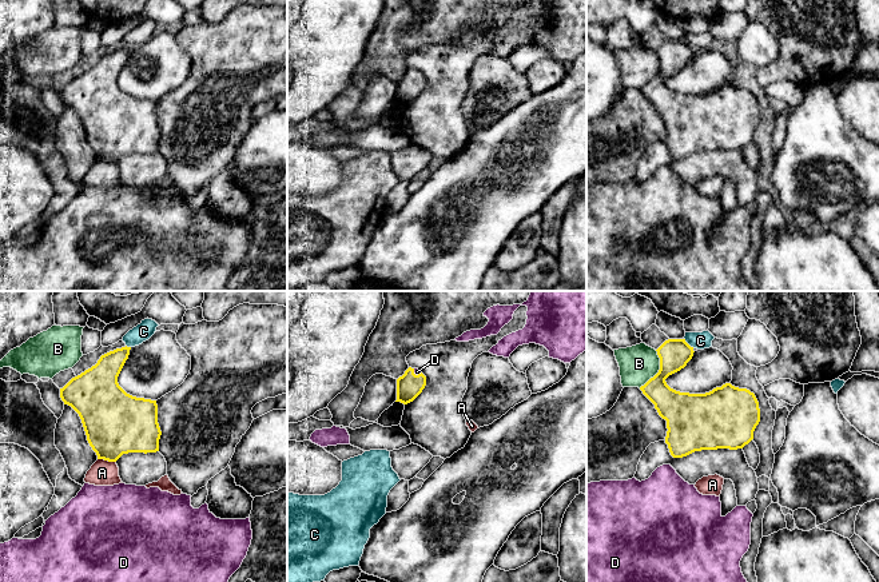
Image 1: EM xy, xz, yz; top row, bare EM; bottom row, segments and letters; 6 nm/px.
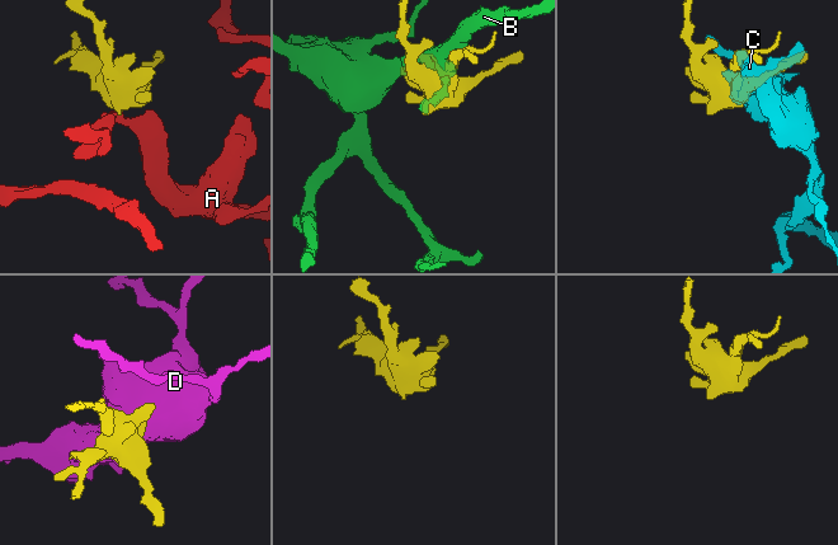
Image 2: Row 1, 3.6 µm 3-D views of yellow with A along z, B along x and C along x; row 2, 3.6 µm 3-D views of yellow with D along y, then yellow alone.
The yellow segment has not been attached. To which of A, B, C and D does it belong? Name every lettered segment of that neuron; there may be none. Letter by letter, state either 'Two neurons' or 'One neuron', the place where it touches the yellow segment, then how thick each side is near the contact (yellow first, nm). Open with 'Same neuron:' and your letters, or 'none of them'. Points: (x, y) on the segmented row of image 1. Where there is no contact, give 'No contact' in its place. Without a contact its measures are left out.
Same neuron: D
A: Two neurons. Touches yellow at xy (107, 459). Thickness 380 nm (yellow) against 160 nm
B: Two neurons. Touches yellow at yz (659, 370). Thickness 200 nm (yellow) against 220 nm
C: Two neurons. Touches yellow at yz (687, 343). Thickness 180 nm (yellow) against 110 nm
D: One neuron. Touches yellow at xz (414, 374). Thickness 160 nm (yellow) against 40 nm

